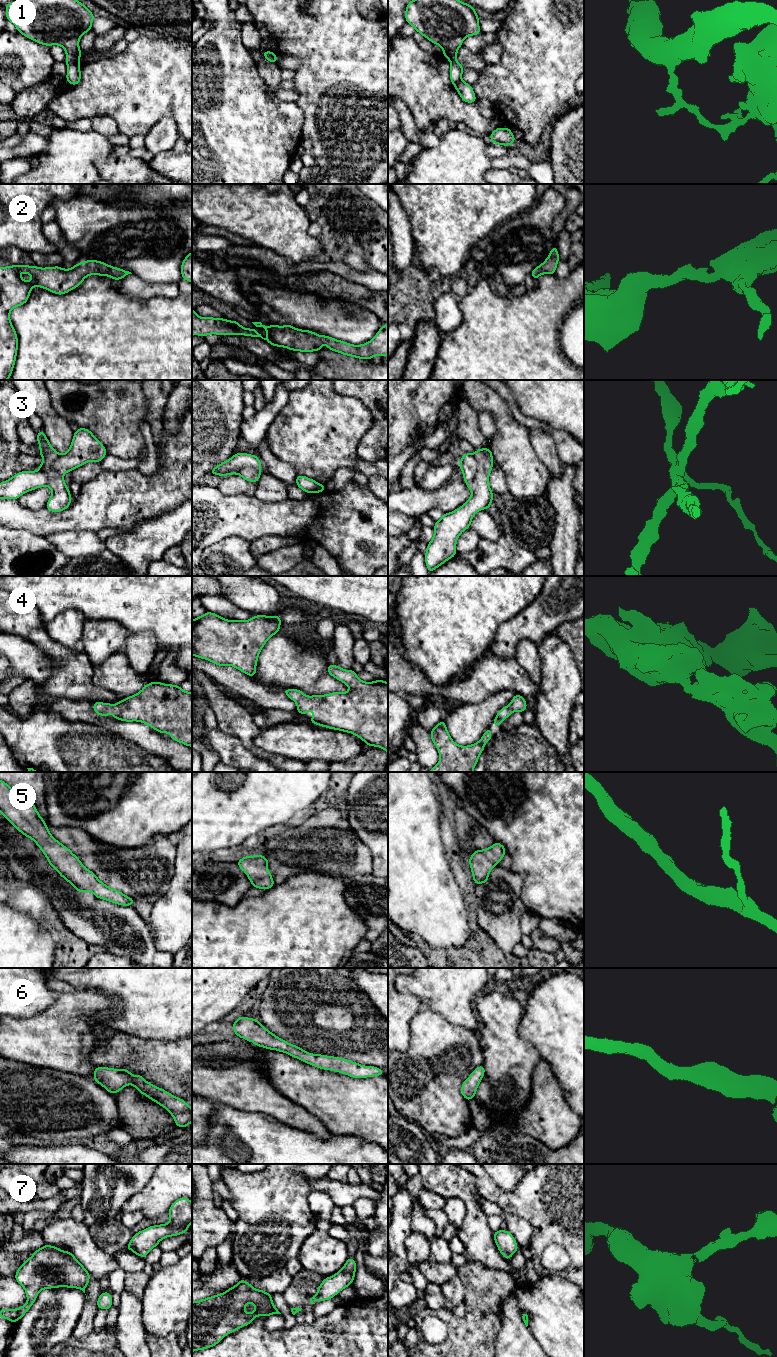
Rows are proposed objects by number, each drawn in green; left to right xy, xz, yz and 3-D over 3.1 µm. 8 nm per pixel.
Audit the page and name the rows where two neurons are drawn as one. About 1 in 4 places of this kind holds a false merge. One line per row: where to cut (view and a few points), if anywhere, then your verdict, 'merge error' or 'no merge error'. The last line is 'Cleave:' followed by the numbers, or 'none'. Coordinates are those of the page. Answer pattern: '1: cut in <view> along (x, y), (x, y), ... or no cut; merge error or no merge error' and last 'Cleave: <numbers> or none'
1: cut in xy along (78, 59), (67, 63); merge error
2: no cut; no merge error
3: cut in yz along (474, 455), (477, 461), (477, 471), (466, 482); merge error
4: no cut; no merge error
5: no cut; no merge error
6: no cut; no merge error
7: no cut; no merge error
Cleave: 1, 3

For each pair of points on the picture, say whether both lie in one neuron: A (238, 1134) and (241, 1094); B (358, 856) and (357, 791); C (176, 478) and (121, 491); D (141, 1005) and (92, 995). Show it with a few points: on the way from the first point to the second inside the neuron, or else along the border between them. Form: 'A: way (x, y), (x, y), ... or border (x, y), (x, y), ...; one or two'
A: border (218, 1102), (240, 1110), (263, 1114); two
B: border (348, 816), (350, 827), (369, 849), (372, 856); two
C: way (162, 491), (135, 491); one
D: border (96, 989), (105, 992), (117, 1000); two

